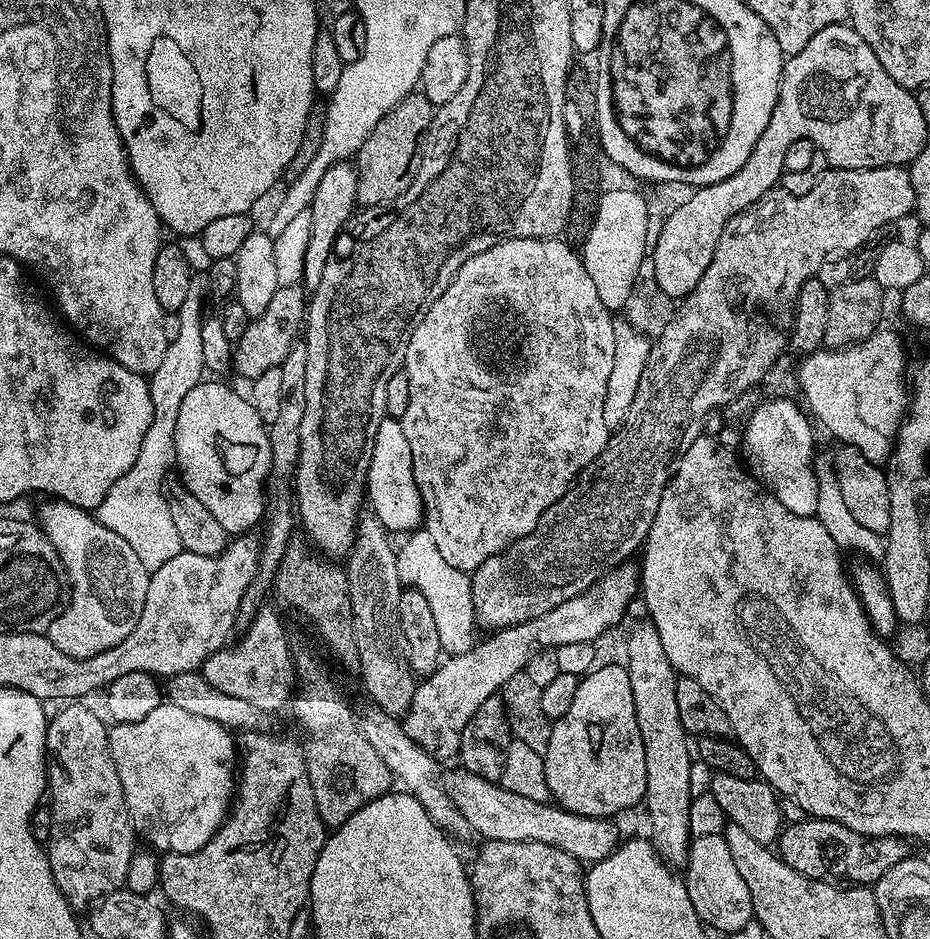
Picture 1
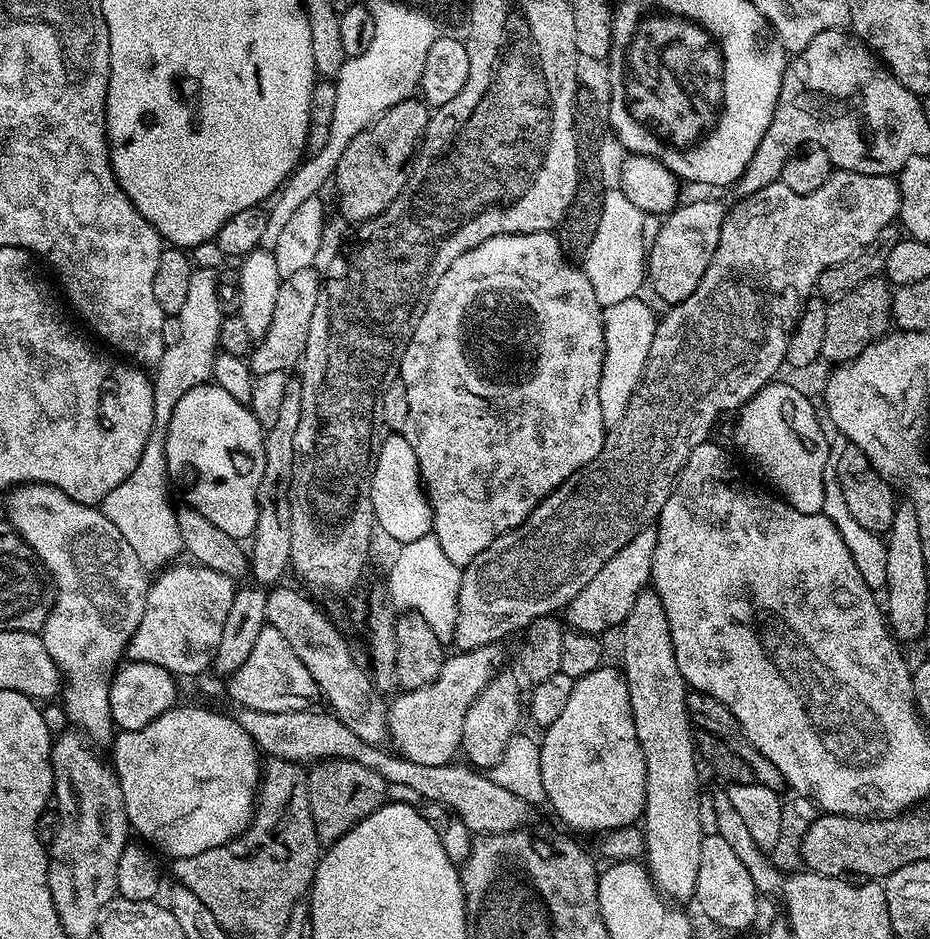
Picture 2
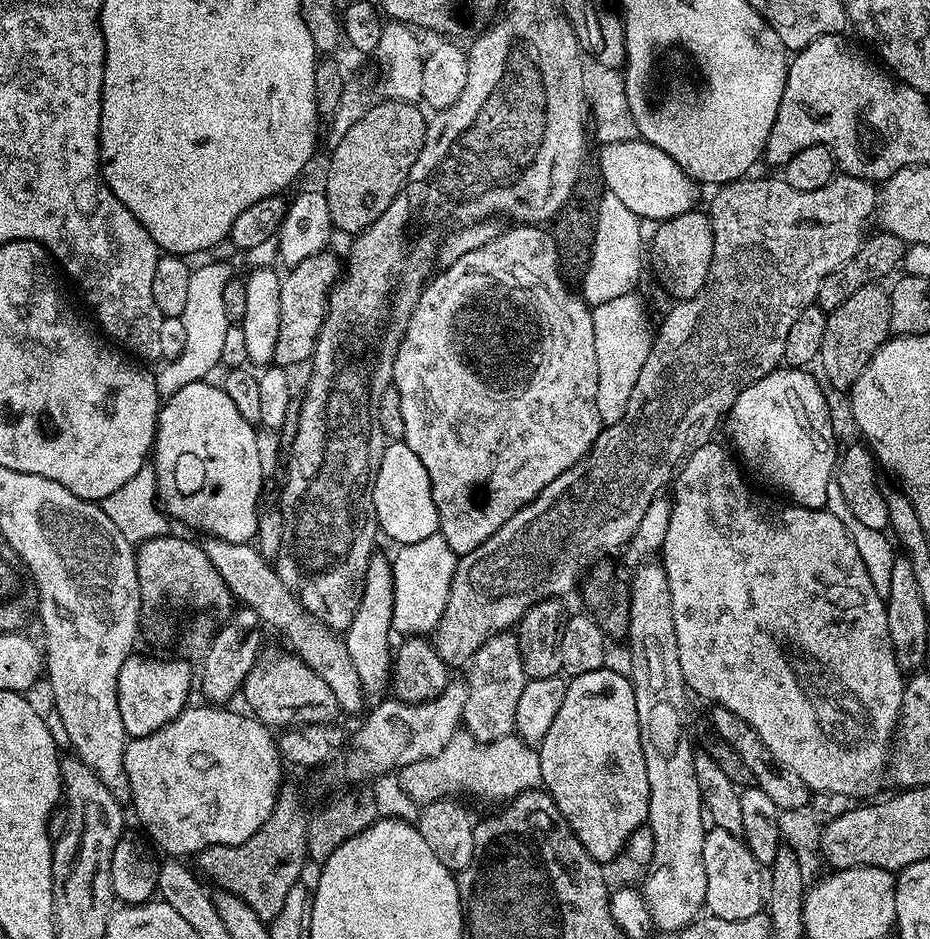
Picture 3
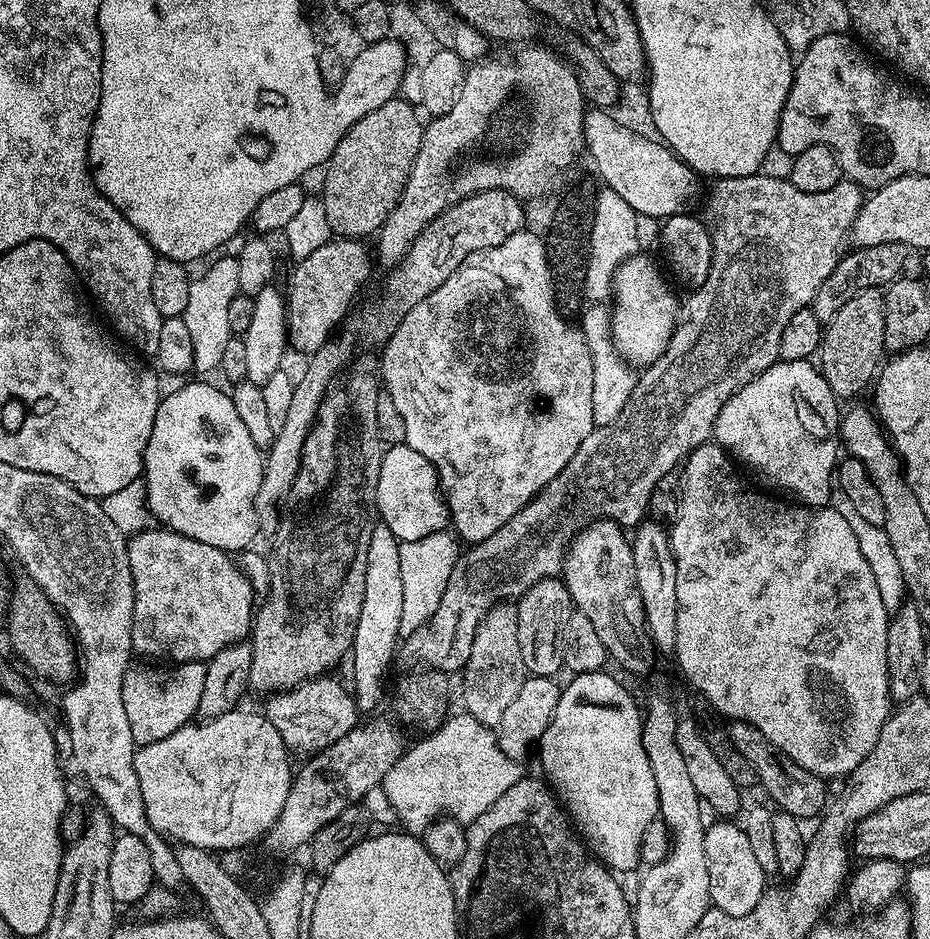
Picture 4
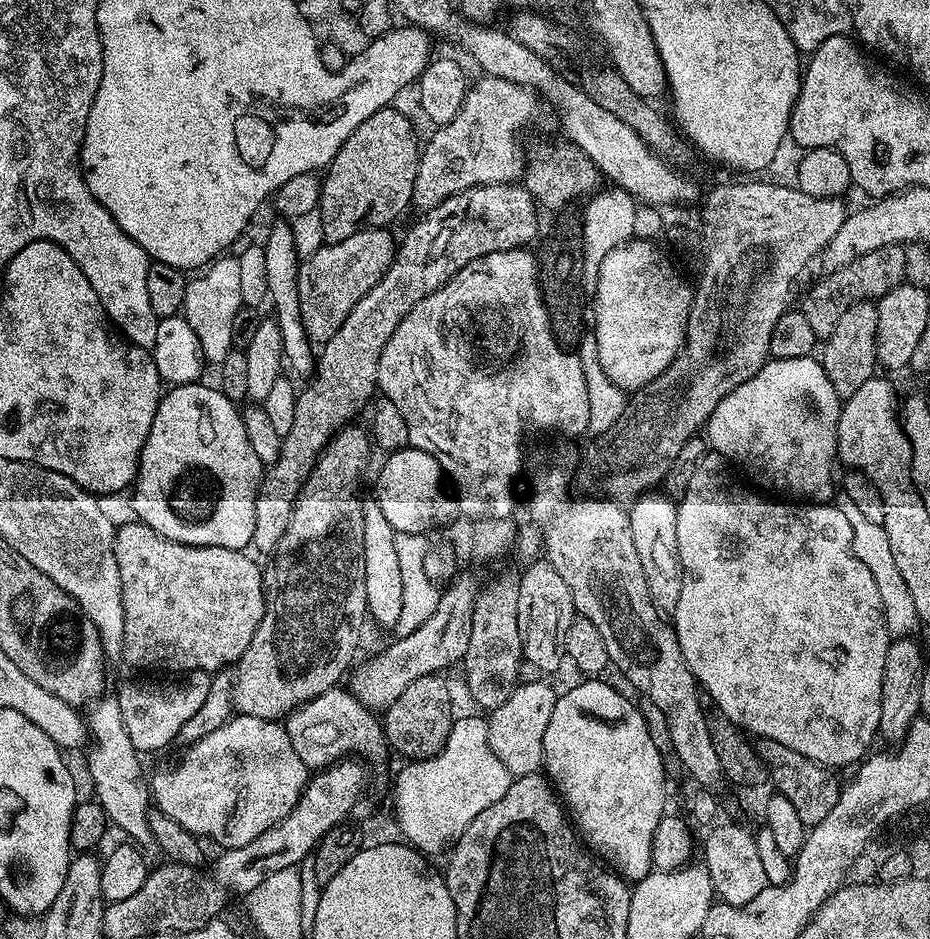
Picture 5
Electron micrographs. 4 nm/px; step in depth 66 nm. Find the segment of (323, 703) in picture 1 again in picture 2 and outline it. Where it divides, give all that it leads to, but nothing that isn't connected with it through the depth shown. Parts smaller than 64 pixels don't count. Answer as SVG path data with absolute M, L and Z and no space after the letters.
M321 760L307 769L310 814L321 845L333 844L349 832L362 818L374 814L386 803L384 791L390 786L378 773L353 760Z

